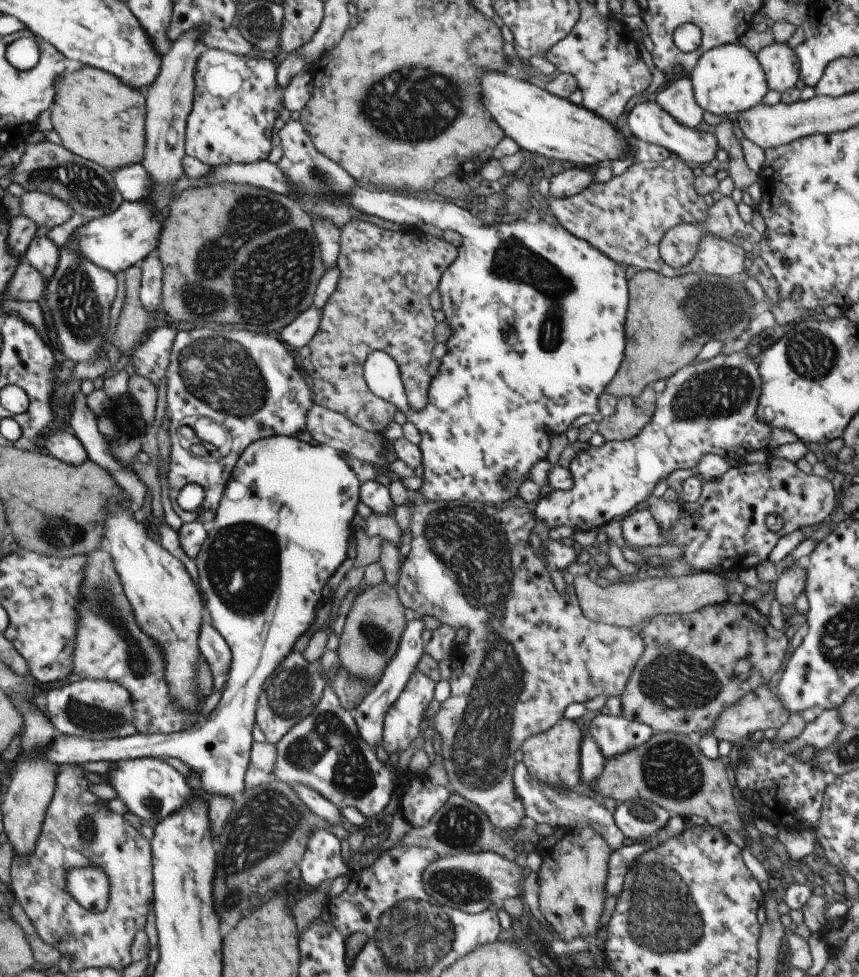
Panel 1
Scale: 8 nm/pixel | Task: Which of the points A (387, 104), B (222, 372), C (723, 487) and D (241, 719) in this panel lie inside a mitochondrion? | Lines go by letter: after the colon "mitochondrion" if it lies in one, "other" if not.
A: mitochondrion
B: mitochondrion
C: other
D: other

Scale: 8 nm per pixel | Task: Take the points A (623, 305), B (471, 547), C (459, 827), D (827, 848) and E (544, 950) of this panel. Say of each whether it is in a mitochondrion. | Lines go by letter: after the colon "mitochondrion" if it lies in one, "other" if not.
A: other
B: mitochondrion
C: mitochondrion
D: other
E: other

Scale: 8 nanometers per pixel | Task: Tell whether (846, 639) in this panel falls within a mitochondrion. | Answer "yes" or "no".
yes

